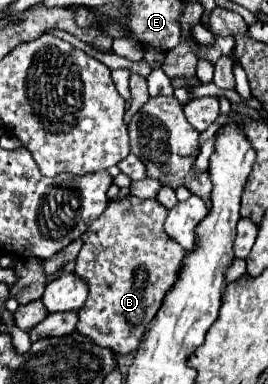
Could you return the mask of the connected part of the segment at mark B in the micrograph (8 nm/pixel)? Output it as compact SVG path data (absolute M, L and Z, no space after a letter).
M127 196L123 200L111 200L107 210L87 228L83 238L83 248L75 260L77 276L81 276L89 284L89 296L85 304L77 312L75 330L91 338L97 346L109 348L113 354L135 354L139 350L139 340L147 328L147 324L159 312L169 288L179 278L179 268L185 258L185 250L163 232L167 210L157 204L157 200L141 200L135 196Z

